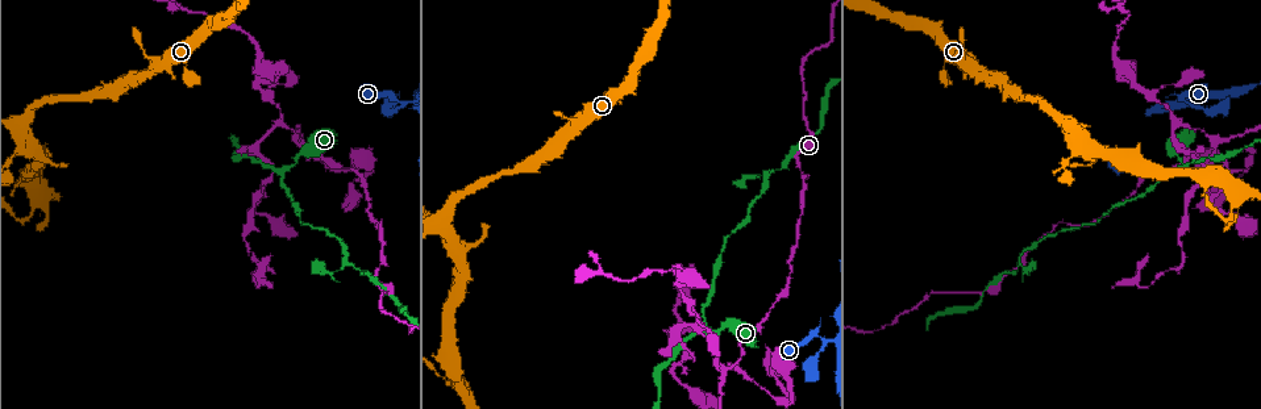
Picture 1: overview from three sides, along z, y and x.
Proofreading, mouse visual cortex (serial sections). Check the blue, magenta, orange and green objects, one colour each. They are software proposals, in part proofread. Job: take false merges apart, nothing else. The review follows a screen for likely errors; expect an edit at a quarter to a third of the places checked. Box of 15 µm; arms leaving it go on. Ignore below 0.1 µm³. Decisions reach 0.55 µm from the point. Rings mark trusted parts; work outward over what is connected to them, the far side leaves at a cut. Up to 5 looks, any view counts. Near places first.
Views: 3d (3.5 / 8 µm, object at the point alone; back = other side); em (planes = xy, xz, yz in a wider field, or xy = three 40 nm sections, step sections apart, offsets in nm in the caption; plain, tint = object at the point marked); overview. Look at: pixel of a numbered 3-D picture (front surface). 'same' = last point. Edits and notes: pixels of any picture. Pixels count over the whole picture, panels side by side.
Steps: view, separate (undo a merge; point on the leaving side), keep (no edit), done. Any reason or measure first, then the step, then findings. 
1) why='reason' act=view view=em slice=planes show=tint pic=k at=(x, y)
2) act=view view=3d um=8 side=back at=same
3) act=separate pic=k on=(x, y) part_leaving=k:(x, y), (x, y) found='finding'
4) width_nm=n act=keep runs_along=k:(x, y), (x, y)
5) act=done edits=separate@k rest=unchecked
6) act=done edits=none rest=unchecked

act=view view=3d um=3.5 pic=1 at=(356, 269)

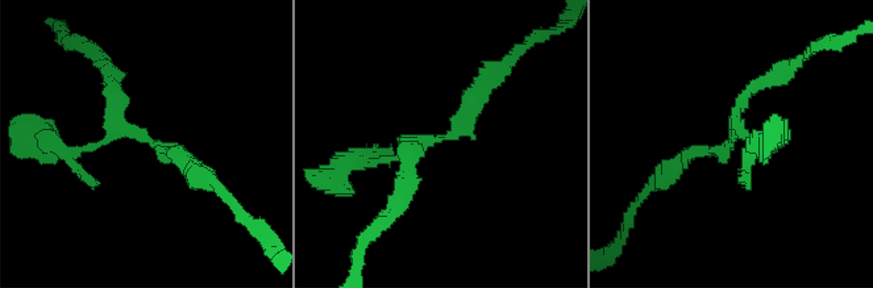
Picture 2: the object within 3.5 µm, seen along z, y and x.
why='now the EM' act=view view=em slice=xy step=3 show=tint pic=2 at=(146, 141)

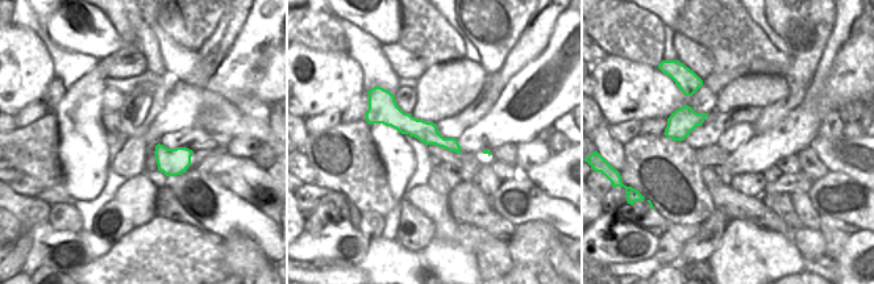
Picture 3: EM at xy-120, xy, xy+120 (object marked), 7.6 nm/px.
width_nm=160 act=keep runs_along=3:(379, 100), (400, 121), (457, 149) found='all the same cell'

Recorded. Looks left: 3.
why='abrupt turn' act=view view=3d um=3.5 pic=1 at=(437, 375)

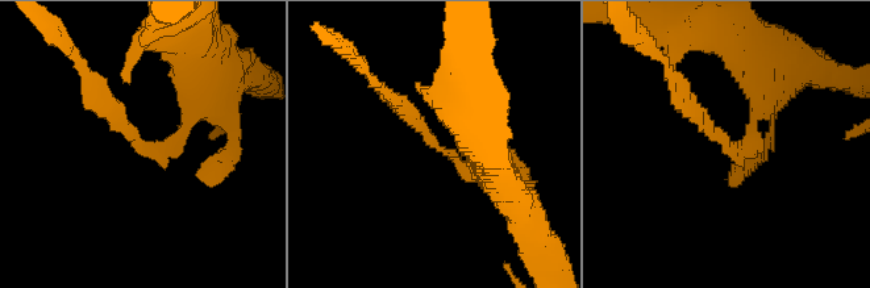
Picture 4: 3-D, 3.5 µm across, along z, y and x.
arm_widths_nm=200,200 act=view view=em slice=xy step=2 show=tint pic=4 at=(439, 146)

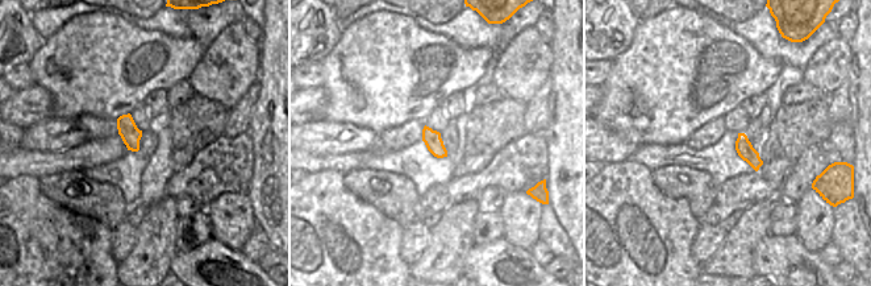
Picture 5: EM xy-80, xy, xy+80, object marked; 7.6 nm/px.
act=separate pic=4 on=(432, 140) part_leaving=4:(188, 125), (165, 149), (149, 149), (104, 101) found='two cells meet here'

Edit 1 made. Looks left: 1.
act=done edits=separate@4 rest=unchecked

